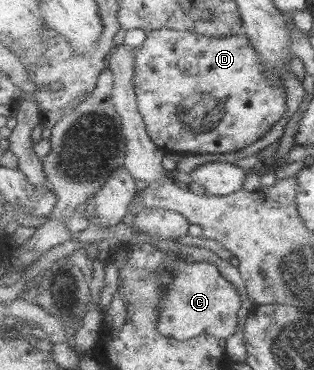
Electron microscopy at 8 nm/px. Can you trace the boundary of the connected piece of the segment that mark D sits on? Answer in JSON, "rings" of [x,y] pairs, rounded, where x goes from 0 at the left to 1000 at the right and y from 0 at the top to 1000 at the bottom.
{"rings":[[[519,78],[471,84],[465,95],[455,119],[420,132],[433,149],[427,246],[468,354],[516,408],[611,419],[752,411],[850,368],[917,297],[908,241],[885,219],[847,208],[847,176],[780,89],[694,105],[656,92]]]}

